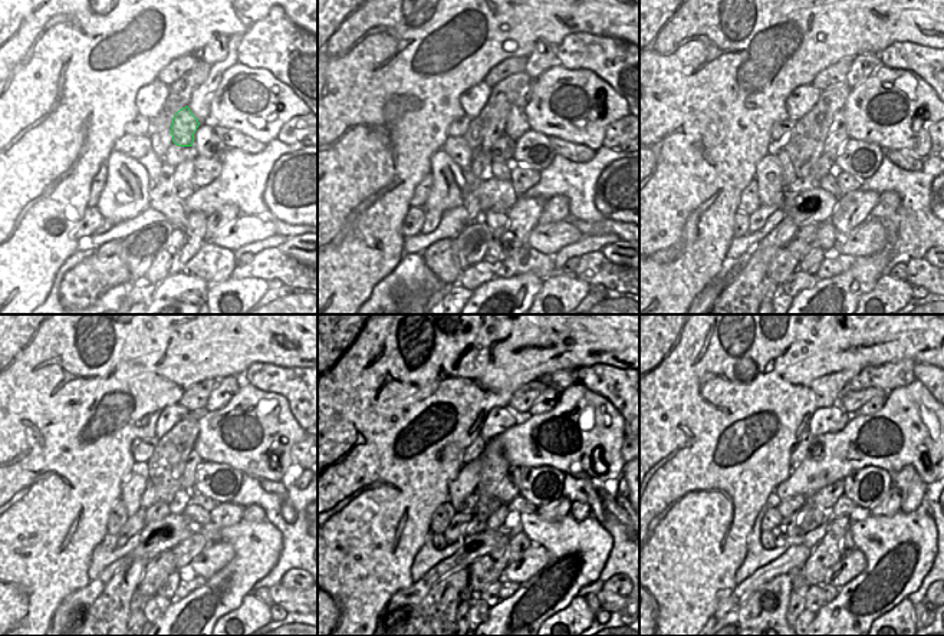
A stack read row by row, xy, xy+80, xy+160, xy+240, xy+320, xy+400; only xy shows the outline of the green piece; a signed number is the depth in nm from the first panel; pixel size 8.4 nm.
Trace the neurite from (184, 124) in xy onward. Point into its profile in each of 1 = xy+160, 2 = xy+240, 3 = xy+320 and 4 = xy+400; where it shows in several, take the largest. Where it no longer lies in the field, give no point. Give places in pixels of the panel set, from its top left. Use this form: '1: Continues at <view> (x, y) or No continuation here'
1: Continues at xy+160 (824, 167)
2: Continues at xy+240 (181, 498)
3: Continues at xy+320 (500, 520)
4: Continues at xy+400 (812, 539).

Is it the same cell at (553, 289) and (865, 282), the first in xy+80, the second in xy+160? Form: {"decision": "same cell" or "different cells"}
{"decision": "different cells"}

